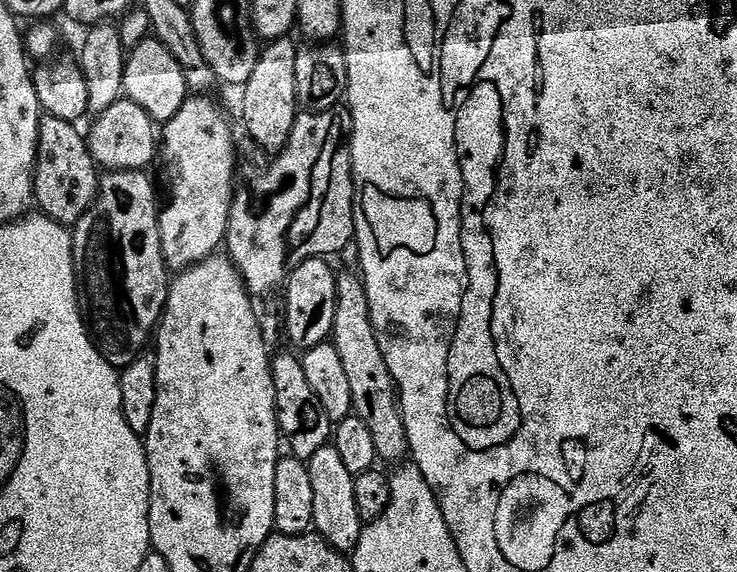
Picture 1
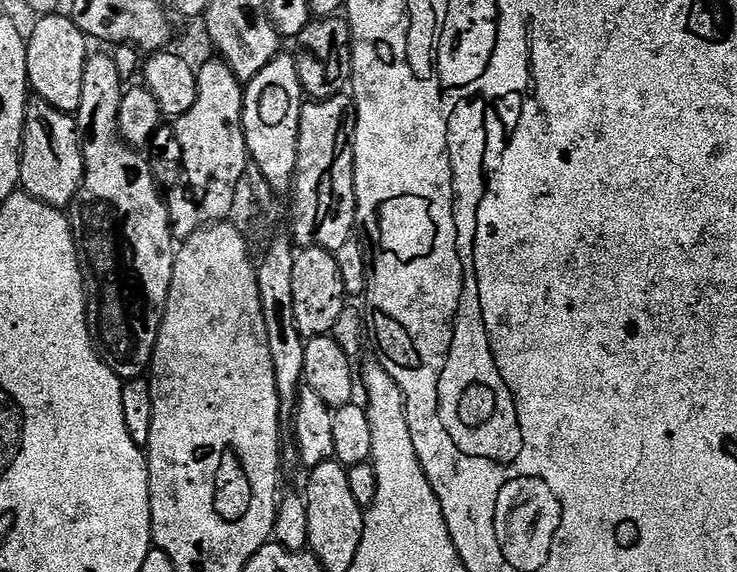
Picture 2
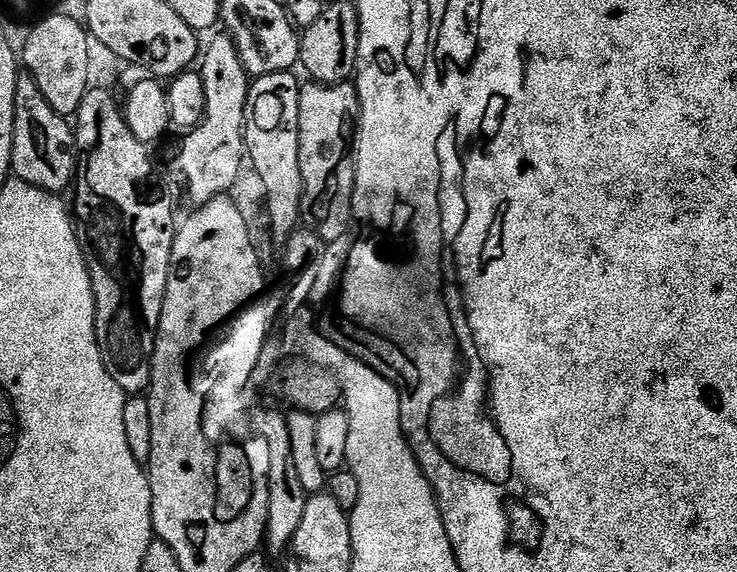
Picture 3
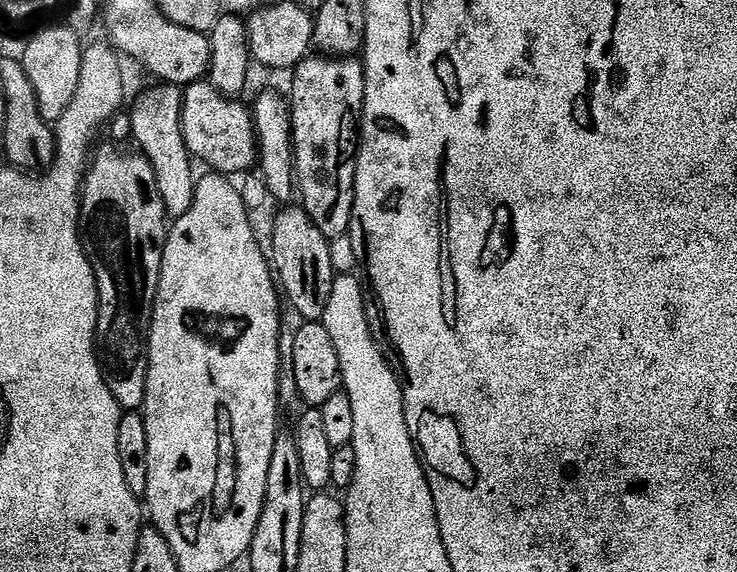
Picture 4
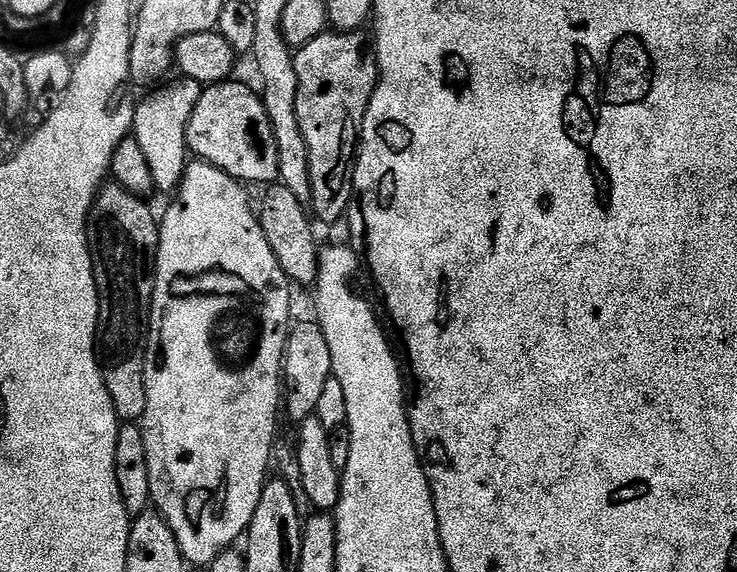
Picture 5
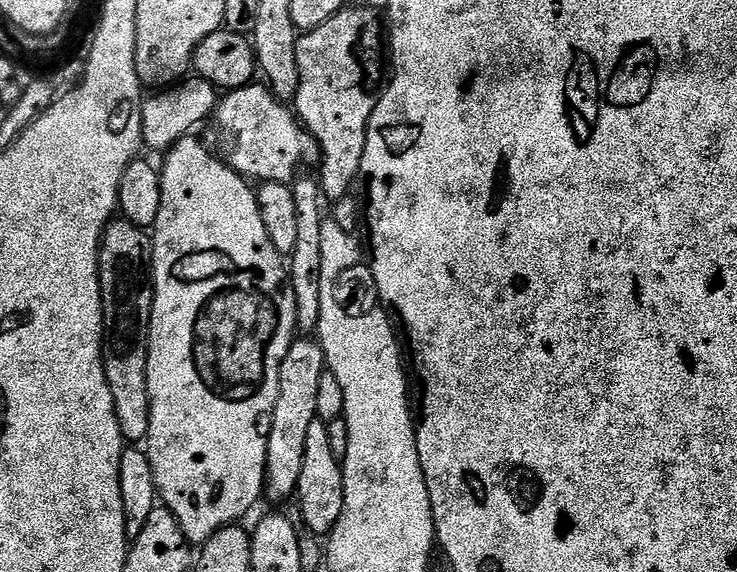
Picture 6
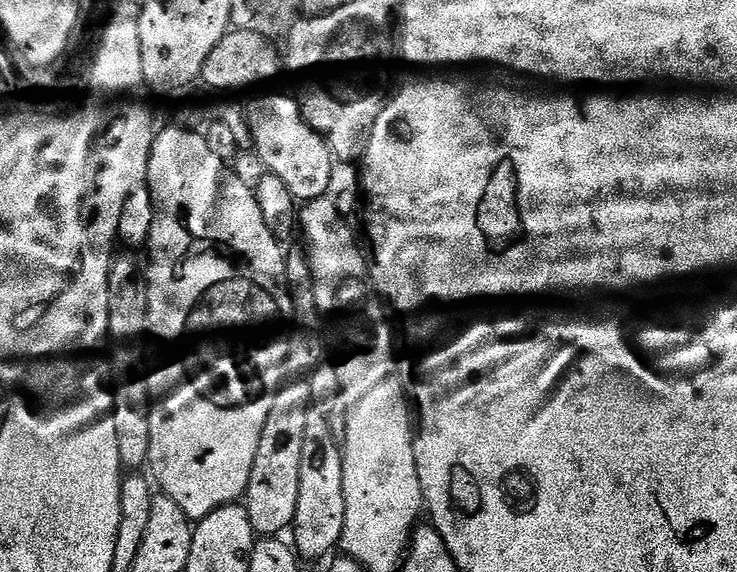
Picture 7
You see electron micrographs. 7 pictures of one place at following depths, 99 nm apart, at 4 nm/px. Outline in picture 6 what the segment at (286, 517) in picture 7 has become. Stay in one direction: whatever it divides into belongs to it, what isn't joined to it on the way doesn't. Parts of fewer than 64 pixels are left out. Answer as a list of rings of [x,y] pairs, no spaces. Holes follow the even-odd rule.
[[[312,338],[293,339],[290,350],[278,370],[278,402],[272,411],[272,428],[268,432],[268,449],[266,450],[266,468],[264,478],[266,481],[266,496],[272,500],[292,500],[296,495],[298,478],[302,478],[302,458],[306,450],[306,433],[310,426],[317,423],[318,417],[318,386],[326,375],[324,351],[319,343]]]

